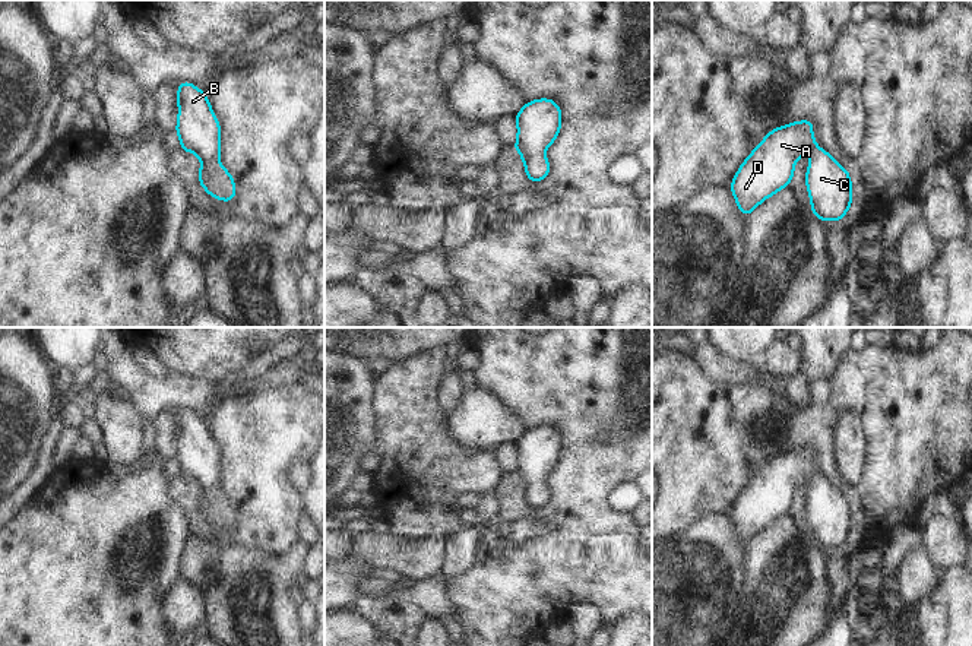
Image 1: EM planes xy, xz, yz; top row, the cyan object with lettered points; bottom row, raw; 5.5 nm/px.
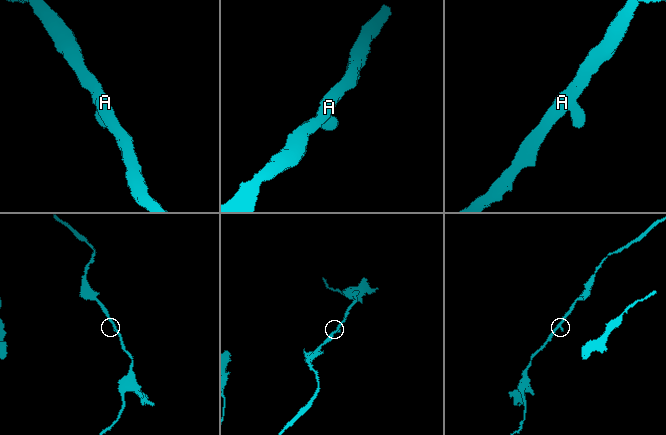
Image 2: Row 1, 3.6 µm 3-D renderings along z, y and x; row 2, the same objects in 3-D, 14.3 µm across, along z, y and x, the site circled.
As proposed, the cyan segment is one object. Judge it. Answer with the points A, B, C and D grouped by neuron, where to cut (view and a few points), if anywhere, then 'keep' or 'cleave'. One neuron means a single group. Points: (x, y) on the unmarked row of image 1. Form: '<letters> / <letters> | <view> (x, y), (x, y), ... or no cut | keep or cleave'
A B C D | no cut | keep

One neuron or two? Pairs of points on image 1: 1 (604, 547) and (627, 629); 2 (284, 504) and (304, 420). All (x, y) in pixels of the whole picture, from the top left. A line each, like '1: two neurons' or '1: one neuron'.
1: two neurons
2: one neuron

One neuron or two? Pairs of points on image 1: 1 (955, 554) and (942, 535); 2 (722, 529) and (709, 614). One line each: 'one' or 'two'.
1: one
2: one

